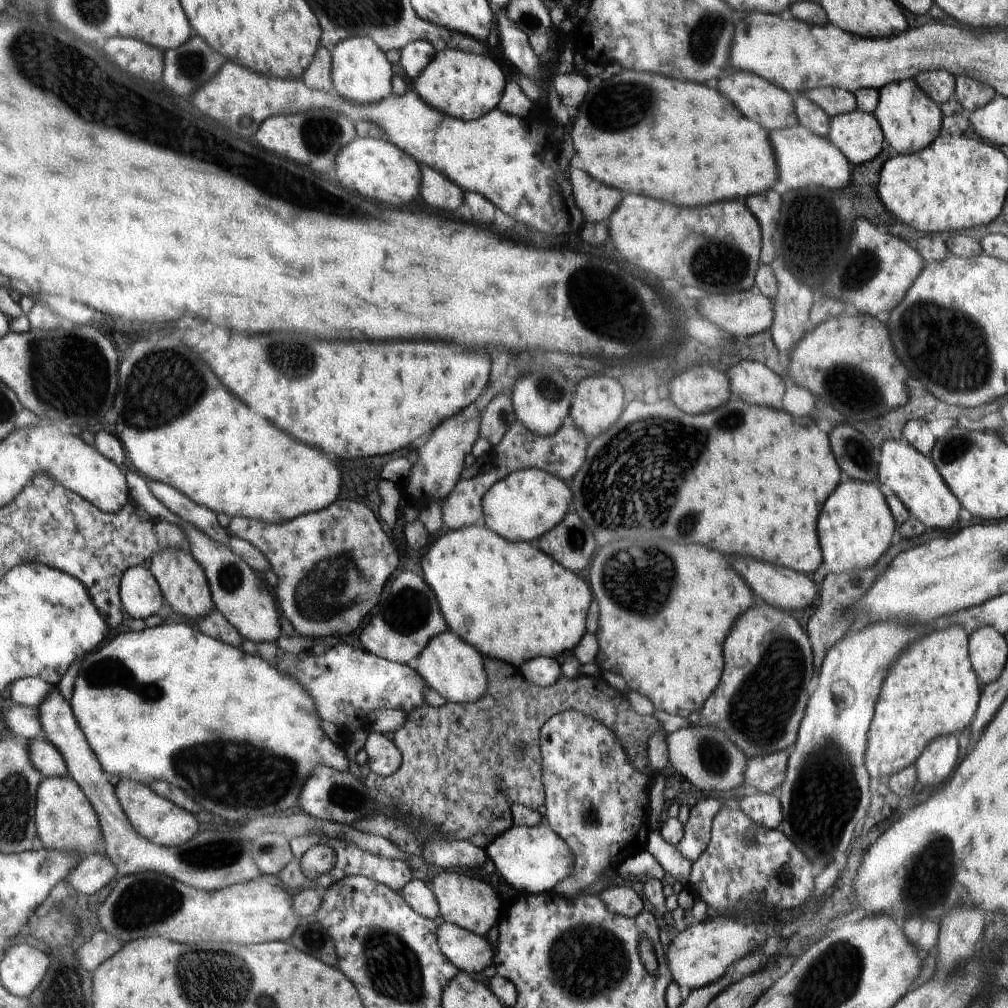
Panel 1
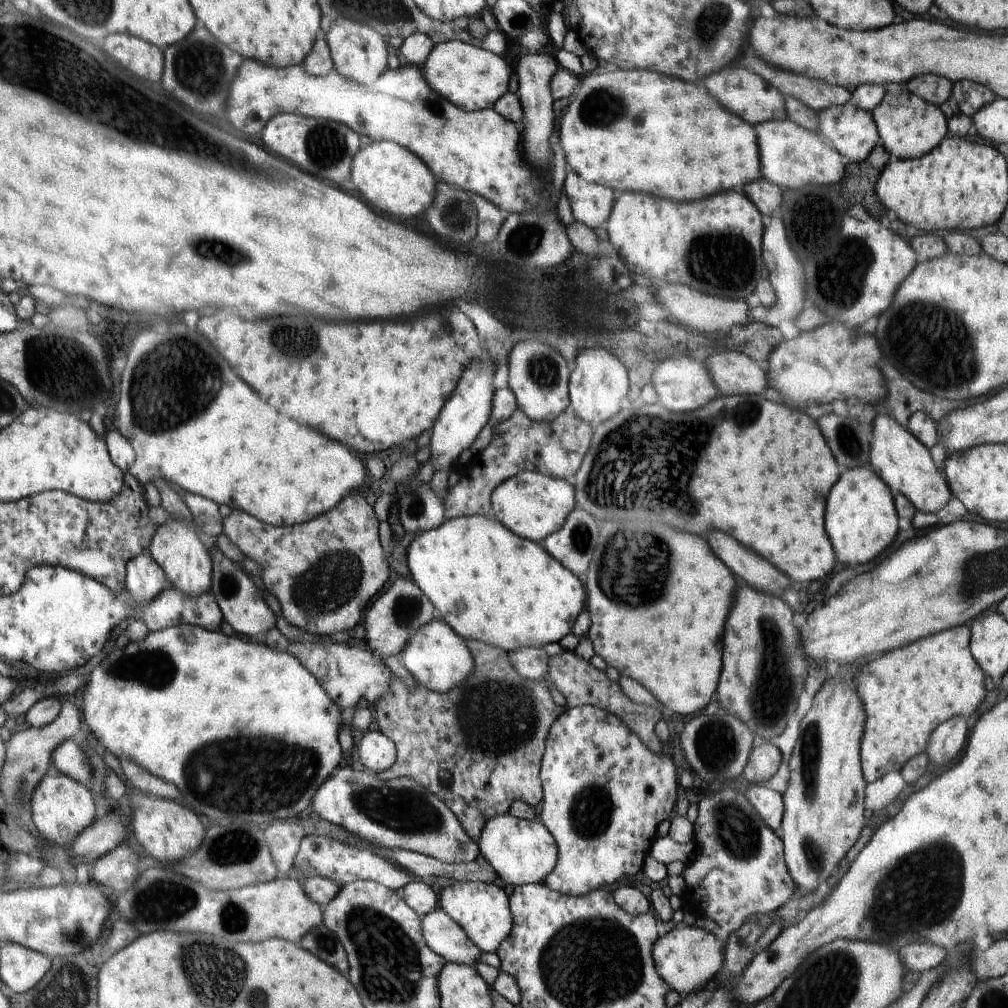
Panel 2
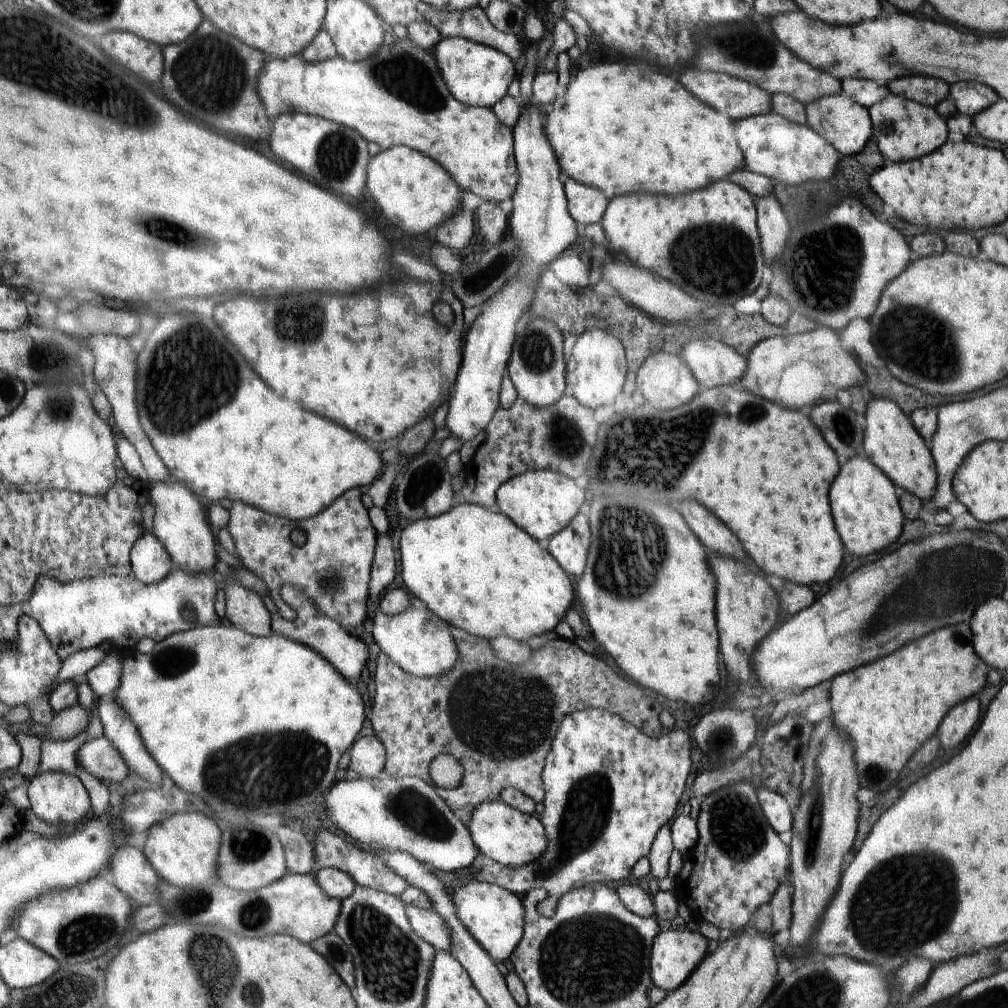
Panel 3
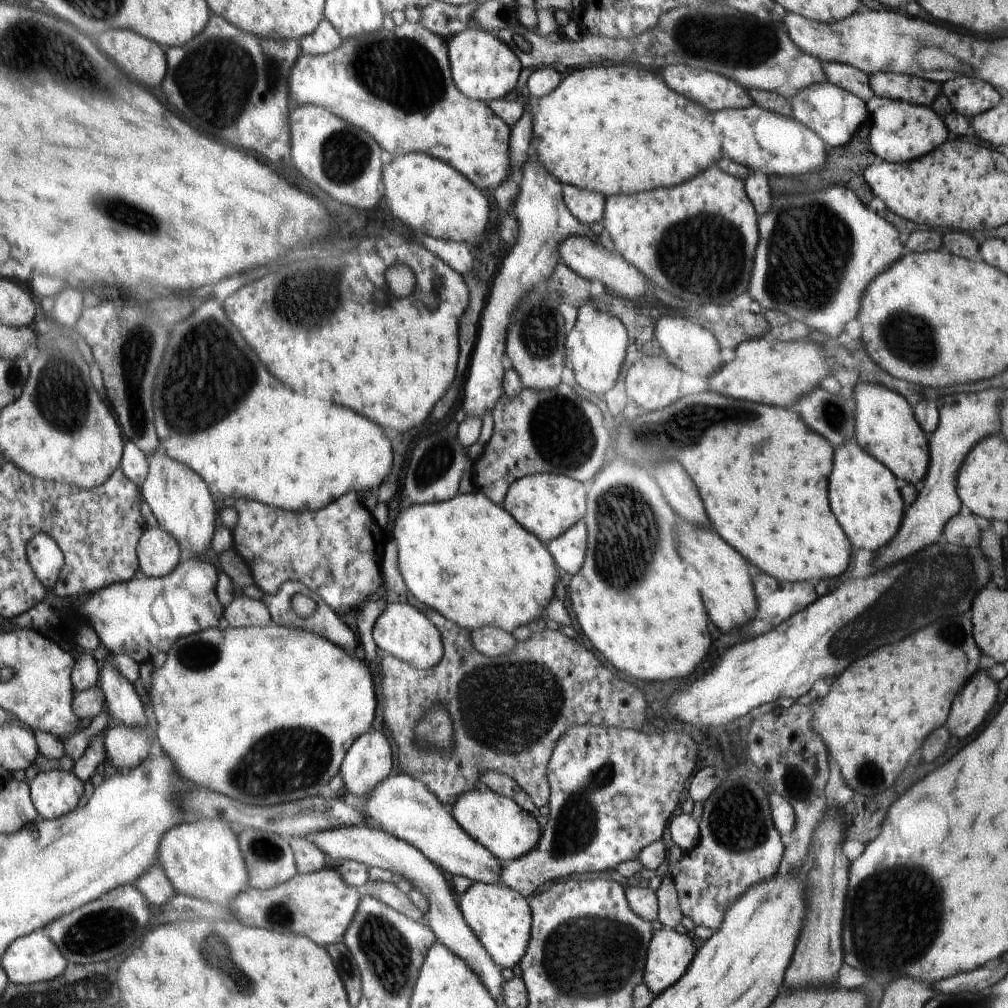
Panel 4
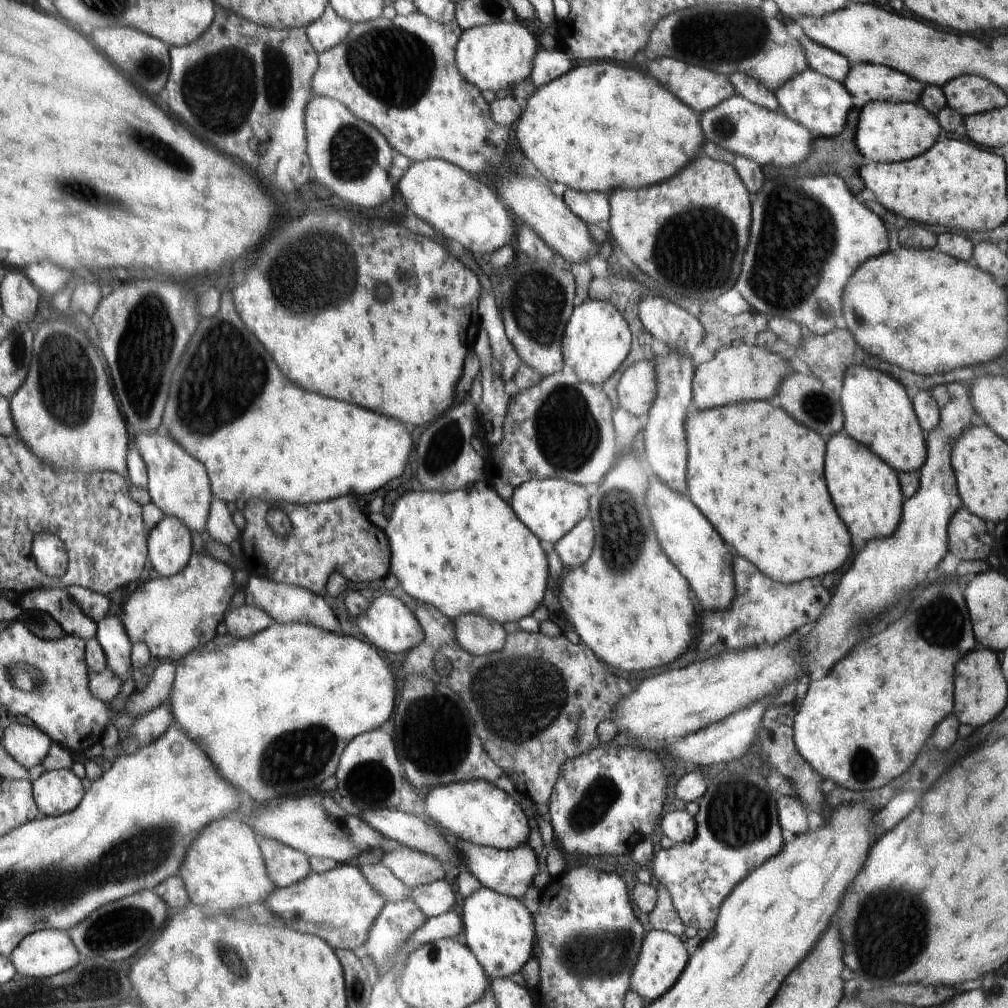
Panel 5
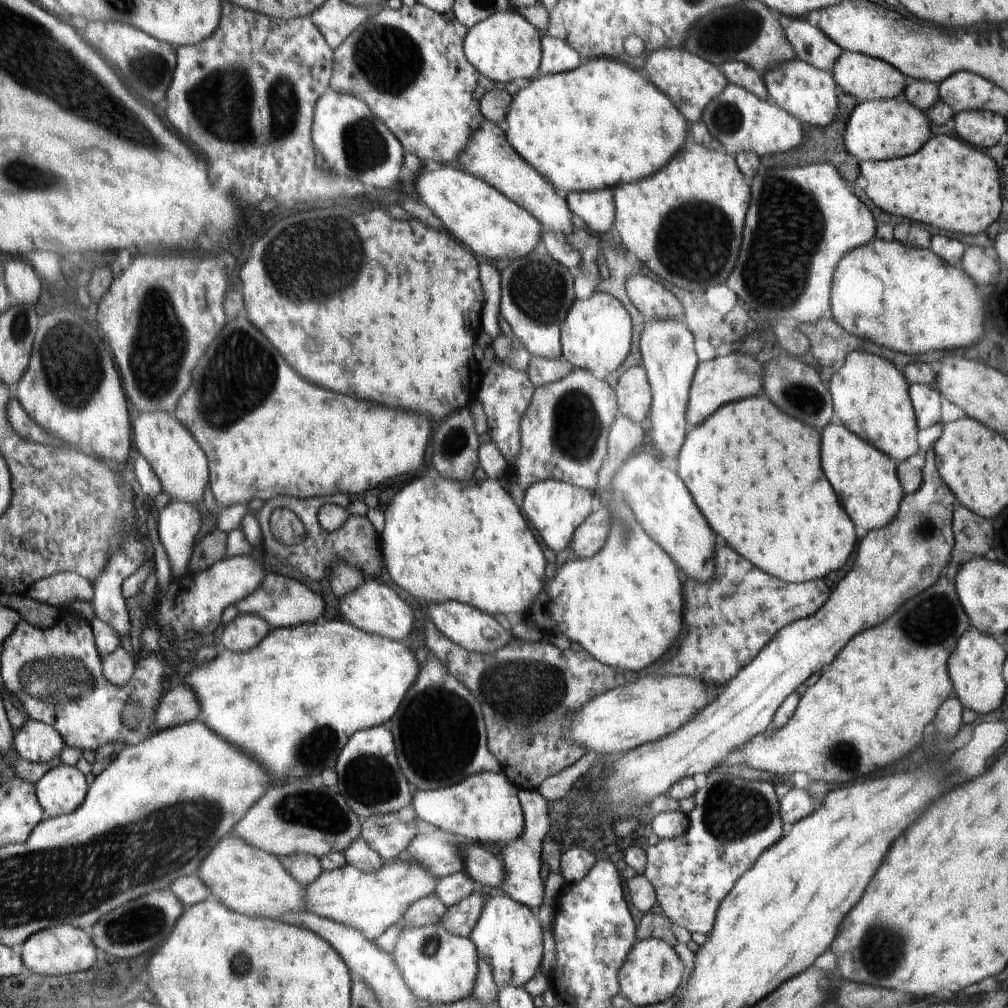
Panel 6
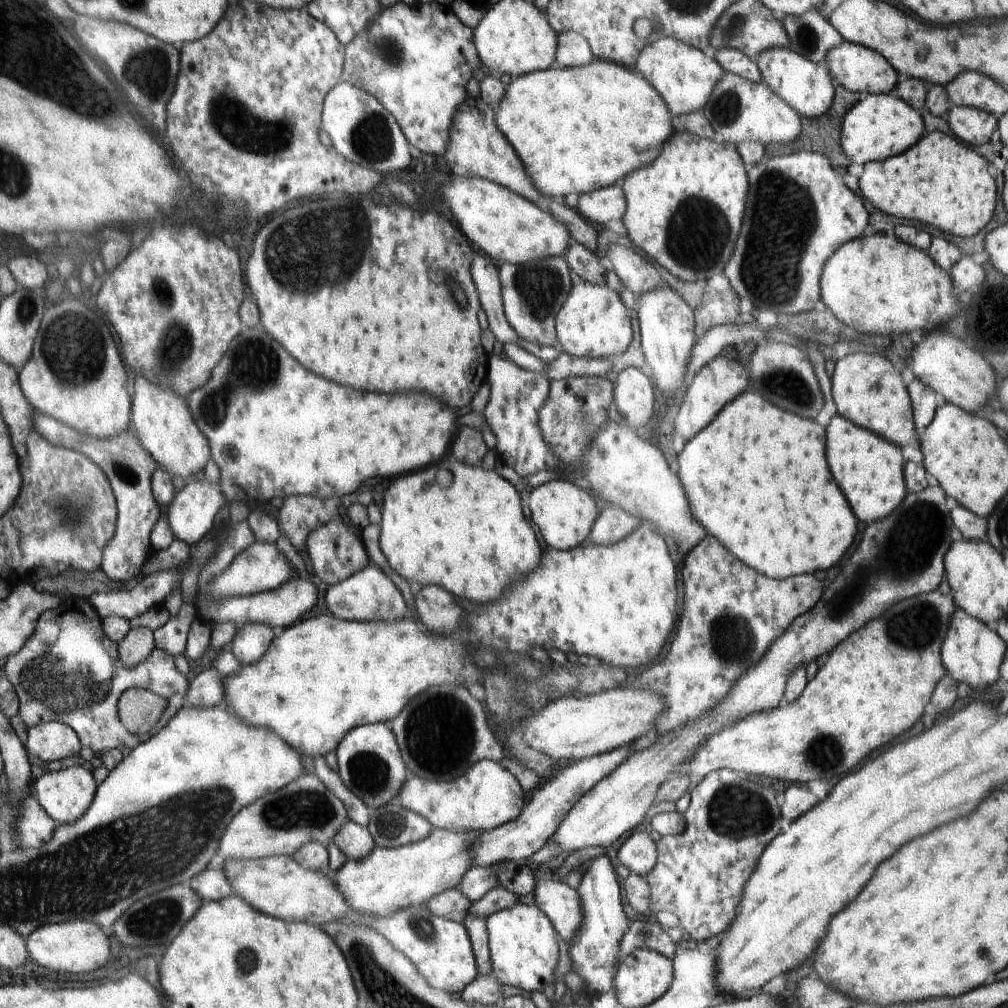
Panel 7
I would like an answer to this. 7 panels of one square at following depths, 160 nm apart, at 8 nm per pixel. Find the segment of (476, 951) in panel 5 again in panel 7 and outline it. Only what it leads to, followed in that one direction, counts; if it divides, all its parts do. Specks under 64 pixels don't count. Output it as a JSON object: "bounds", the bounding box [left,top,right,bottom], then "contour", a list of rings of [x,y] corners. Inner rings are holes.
{"bounds":[485,901,558,992],"contour":[[[516,901],[511,907],[495,912],[485,918],[488,931],[488,946],[493,966],[493,977],[499,985],[516,986],[526,992],[544,991],[547,984],[554,983],[554,973],[558,964],[558,940],[550,919],[536,905]]]}

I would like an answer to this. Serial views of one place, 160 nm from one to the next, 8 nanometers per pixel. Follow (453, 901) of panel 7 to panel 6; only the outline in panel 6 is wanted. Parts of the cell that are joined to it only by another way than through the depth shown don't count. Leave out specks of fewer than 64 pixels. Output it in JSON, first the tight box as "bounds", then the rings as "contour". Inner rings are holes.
{"bounds":[398,894,448,928],"contour":[[[431,894],[416,901],[414,905],[408,906],[407,913],[398,922],[401,928],[421,928],[422,926],[432,925],[440,922],[444,914],[448,912],[448,906],[440,902],[438,896]]]}

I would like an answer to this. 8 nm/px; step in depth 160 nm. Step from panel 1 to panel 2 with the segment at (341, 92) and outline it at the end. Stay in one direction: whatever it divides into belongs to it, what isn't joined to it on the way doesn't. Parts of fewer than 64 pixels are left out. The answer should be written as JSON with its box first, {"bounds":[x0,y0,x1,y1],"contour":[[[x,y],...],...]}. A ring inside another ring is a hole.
{"bounds":[325,18,388,84],"contour":[[[339,18],[327,30],[325,37],[327,38],[336,70],[348,80],[362,84],[373,83],[386,71],[386,66],[388,66],[386,64],[386,60],[388,60],[386,42],[380,36],[380,32],[372,27],[352,21],[350,18]]]}

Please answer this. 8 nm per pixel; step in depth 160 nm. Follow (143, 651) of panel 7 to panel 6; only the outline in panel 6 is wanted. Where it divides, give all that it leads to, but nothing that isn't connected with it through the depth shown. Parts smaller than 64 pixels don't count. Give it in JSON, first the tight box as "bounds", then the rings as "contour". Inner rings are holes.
{"bounds":[102,645,139,686],"contour":[[[121,645],[108,657],[103,658],[102,672],[104,672],[104,678],[108,678],[108,682],[112,682],[114,686],[126,686],[134,675],[139,656],[128,652],[124,645]]]}

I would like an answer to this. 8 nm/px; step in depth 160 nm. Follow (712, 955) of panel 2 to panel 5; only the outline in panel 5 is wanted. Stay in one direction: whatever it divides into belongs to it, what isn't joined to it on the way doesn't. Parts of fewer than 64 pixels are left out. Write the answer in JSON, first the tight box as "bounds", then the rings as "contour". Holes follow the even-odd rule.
{"bounds":[630,929,689,1005],"contour":[[[653,929],[645,934],[641,952],[630,978],[630,989],[648,1005],[660,999],[678,981],[689,962],[686,943],[667,931]]]}

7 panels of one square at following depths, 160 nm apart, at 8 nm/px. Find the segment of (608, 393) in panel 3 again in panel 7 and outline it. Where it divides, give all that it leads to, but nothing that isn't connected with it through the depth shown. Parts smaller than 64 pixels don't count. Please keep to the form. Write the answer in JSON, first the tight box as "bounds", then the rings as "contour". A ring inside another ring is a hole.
{"bounds":[555,284,633,360],"contour":[[[573,284],[555,320],[559,348],[572,356],[614,360],[628,350],[633,339],[629,311],[618,293],[607,285]]]}

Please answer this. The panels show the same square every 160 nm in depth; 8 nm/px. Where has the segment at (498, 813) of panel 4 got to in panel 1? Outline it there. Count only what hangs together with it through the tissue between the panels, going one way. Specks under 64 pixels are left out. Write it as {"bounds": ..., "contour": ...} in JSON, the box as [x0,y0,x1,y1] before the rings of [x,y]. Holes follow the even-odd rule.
{"bounds":[486,823,574,894],"contour":[[[510,823],[510,828],[486,845],[488,858],[497,869],[497,878],[506,880],[514,894],[549,894],[573,871],[574,857],[570,847],[549,827],[523,827]]]}

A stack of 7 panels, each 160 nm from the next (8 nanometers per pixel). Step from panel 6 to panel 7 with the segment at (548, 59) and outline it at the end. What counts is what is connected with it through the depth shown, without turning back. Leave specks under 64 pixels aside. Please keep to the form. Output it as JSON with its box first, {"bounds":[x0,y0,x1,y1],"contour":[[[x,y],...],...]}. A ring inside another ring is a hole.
{"bounds":[551,31,595,68],"contour":[[[572,31],[557,33],[557,49],[551,68],[570,68],[586,66],[595,56],[584,37]]]}

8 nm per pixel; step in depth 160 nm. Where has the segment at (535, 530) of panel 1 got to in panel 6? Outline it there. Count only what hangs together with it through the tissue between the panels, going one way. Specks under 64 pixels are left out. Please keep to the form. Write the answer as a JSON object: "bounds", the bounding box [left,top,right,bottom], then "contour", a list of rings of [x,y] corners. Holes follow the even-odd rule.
{"bounds":[522,480,593,554],"contour":[[[544,480],[532,484],[524,494],[522,512],[530,520],[530,524],[540,534],[544,544],[555,554],[570,546],[570,540],[580,524],[591,514],[593,492],[567,484],[558,480]]]}

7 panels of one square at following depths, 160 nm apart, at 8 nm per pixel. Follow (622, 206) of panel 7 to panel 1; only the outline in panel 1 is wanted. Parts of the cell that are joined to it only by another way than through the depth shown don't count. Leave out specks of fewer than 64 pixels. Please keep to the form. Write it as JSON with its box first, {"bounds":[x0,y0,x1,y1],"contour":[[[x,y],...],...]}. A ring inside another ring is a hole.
{"bounds":[570,168,624,226],"contour":[[[570,168],[571,201],[578,206],[586,222],[608,226],[610,215],[624,195],[617,188],[602,184],[578,168]]]}

